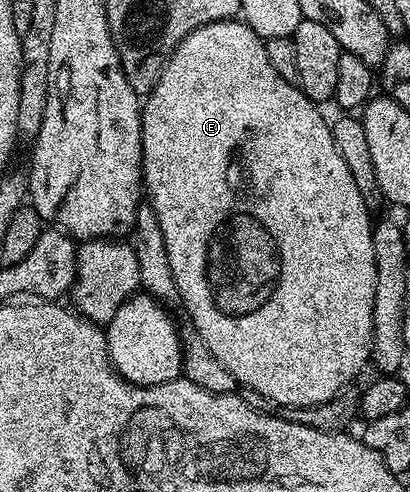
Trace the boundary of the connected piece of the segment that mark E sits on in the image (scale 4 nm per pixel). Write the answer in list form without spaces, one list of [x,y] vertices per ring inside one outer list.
[[[241,18],[216,20],[210,24],[199,26],[194,32],[187,34],[187,38],[183,38],[183,42],[179,42],[179,46],[169,56],[159,82],[149,91],[148,96],[144,97],[141,105],[143,192],[147,197],[147,203],[155,210],[155,214],[159,218],[159,226],[163,229],[163,238],[167,242],[167,259],[171,262],[171,274],[175,278],[175,286],[181,295],[180,307],[185,308],[186,314],[189,315],[186,316],[188,323],[192,324],[193,329],[201,335],[203,342],[207,342],[207,350],[211,350],[211,354],[215,354],[215,358],[219,358],[219,362],[223,362],[223,366],[227,366],[227,370],[231,370],[231,374],[237,379],[238,385],[251,390],[259,390],[259,394],[263,394],[263,398],[270,400],[274,406],[291,406],[292,408],[295,406],[315,406],[319,402],[327,402],[331,398],[335,398],[335,394],[339,394],[339,390],[343,390],[348,384],[352,384],[358,379],[356,376],[364,370],[365,364],[367,368],[373,351],[375,254],[371,251],[371,234],[373,233],[373,224],[371,219],[369,220],[371,209],[363,202],[363,194],[359,194],[359,190],[355,186],[355,178],[351,178],[351,170],[347,170],[347,162],[343,162],[339,150],[335,150],[330,121],[328,119],[325,121],[317,108],[320,107],[314,101],[307,99],[298,85],[287,82],[287,78],[283,78],[276,72],[275,66],[271,66],[271,58],[267,58],[265,40],[261,39],[259,34],[249,28],[249,25]]]

